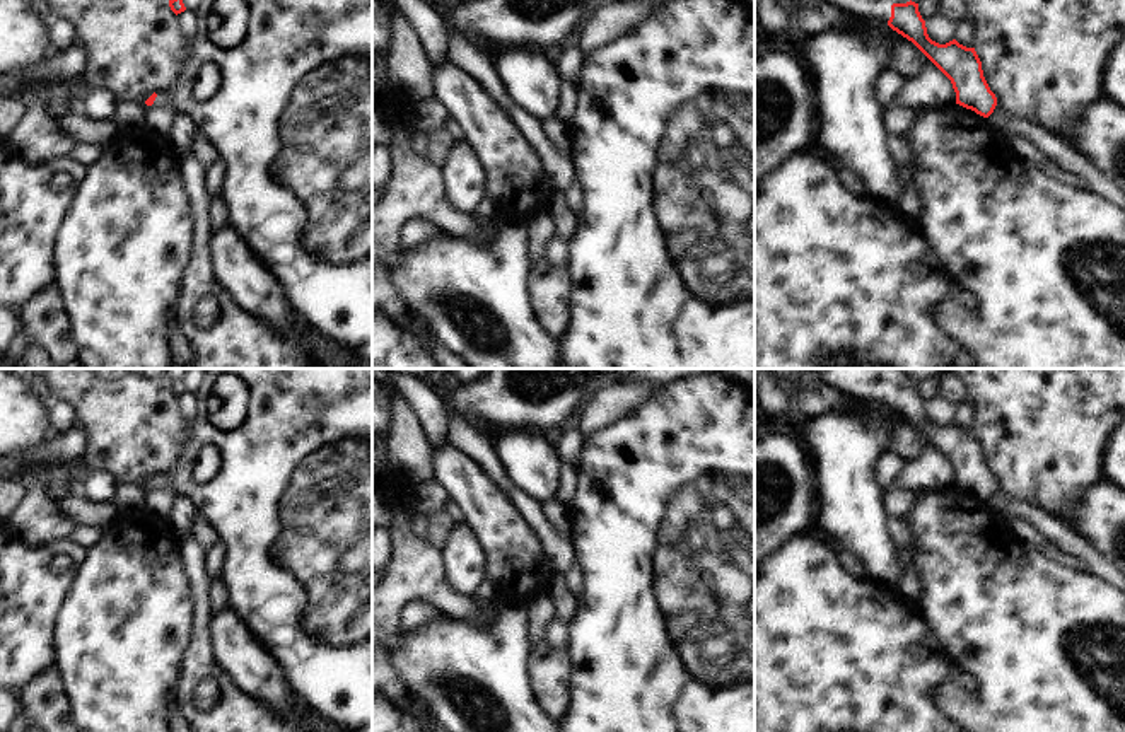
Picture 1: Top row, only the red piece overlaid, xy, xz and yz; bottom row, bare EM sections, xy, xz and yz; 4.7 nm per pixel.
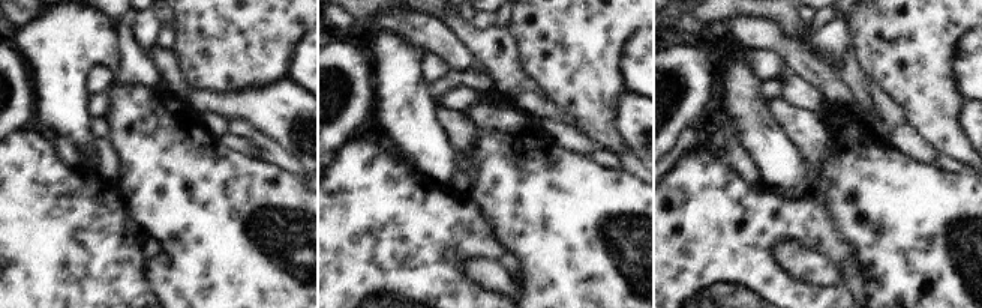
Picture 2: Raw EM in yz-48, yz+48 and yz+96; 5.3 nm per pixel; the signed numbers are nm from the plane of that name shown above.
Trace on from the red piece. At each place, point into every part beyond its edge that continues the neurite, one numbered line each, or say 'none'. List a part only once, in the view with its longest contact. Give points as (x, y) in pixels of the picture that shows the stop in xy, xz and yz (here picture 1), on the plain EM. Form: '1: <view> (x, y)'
1: xy (161, 482)
2: yz (866, 384)

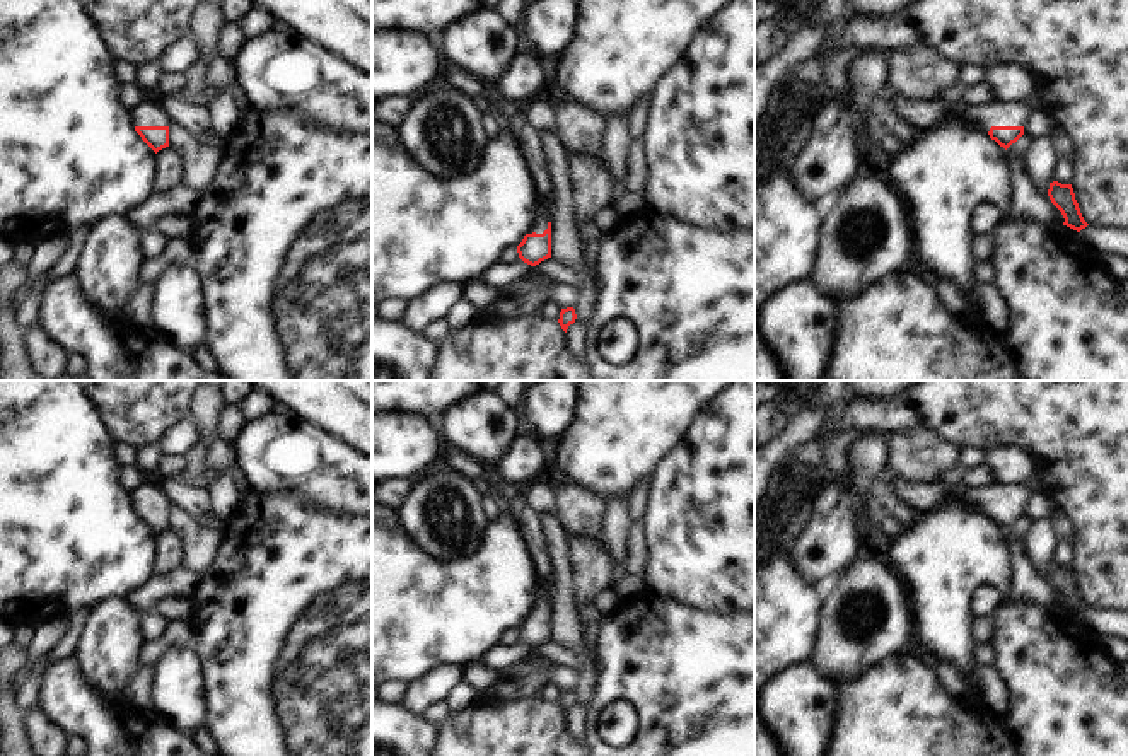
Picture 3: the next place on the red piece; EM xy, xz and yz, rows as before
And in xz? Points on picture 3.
1: xz (540, 606)

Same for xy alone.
1: xy (145, 495)

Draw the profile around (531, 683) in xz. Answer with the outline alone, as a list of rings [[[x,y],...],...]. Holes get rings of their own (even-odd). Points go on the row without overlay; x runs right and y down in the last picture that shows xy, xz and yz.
[[[544,660],[538,671],[526,672],[515,681],[500,679],[490,688],[493,698],[515,698],[520,695],[538,695],[546,684],[551,684],[551,676],[558,664]]]

